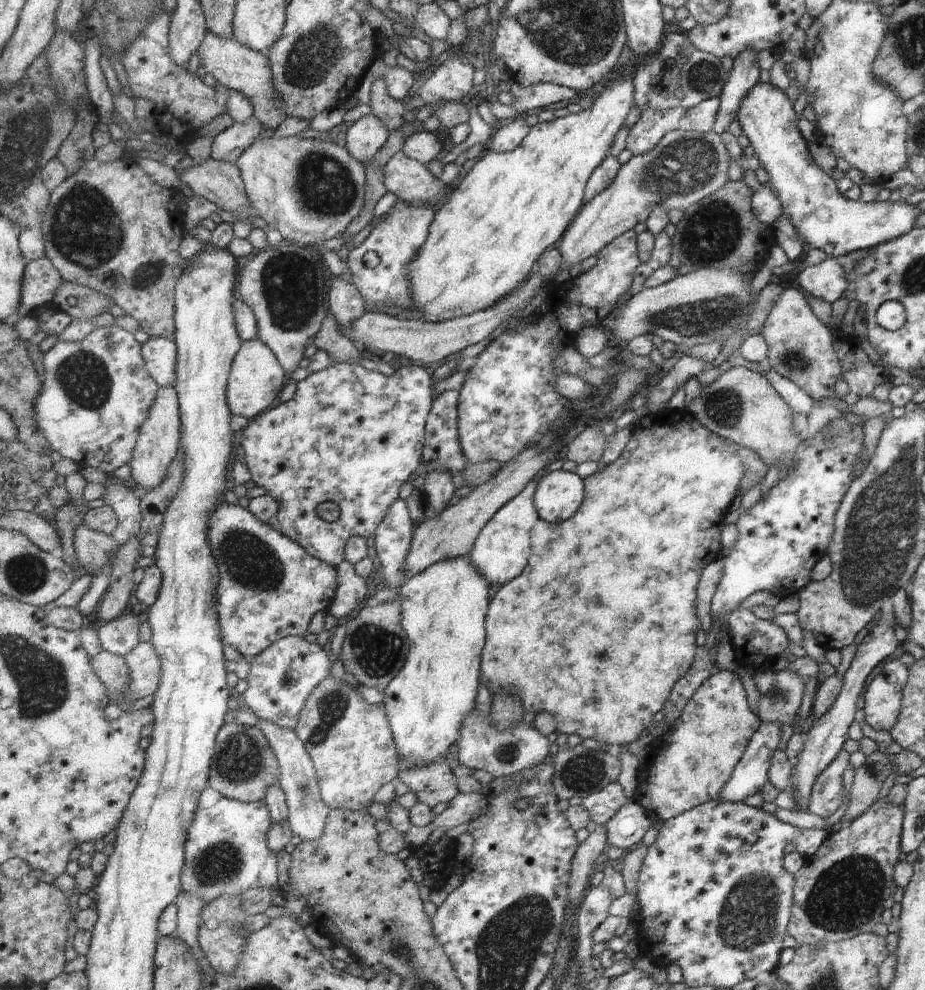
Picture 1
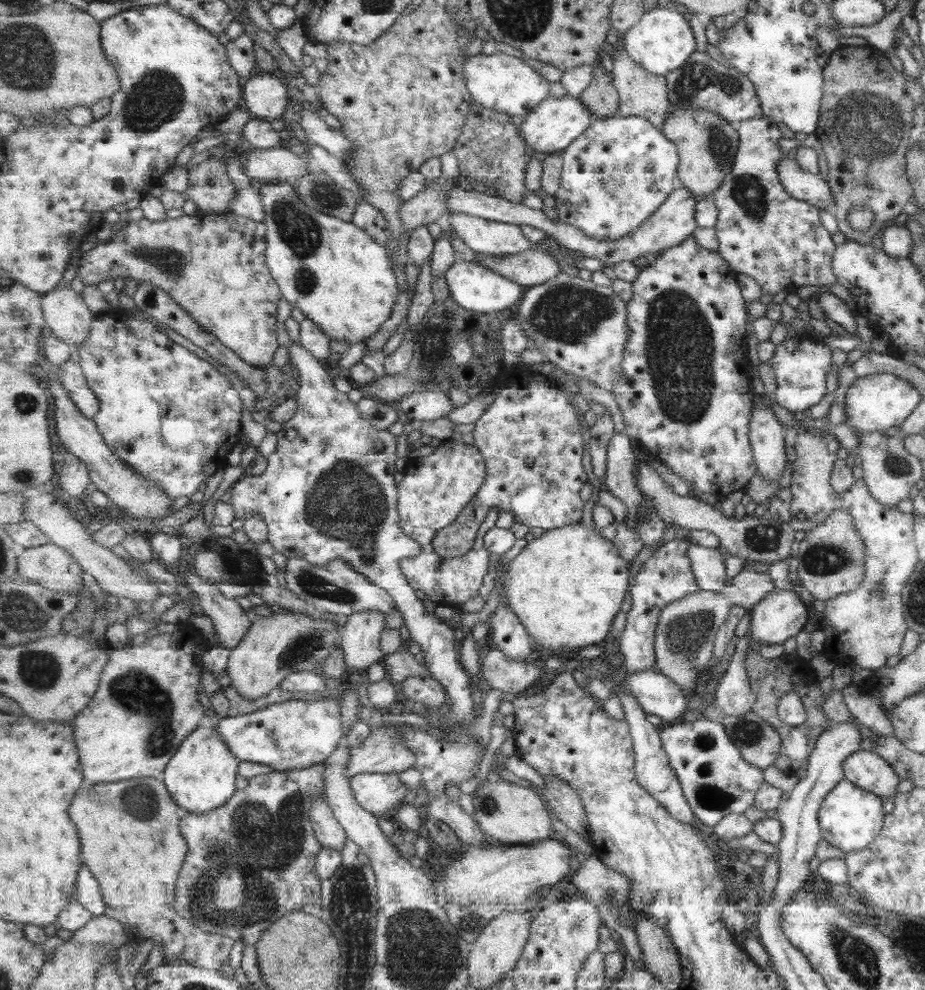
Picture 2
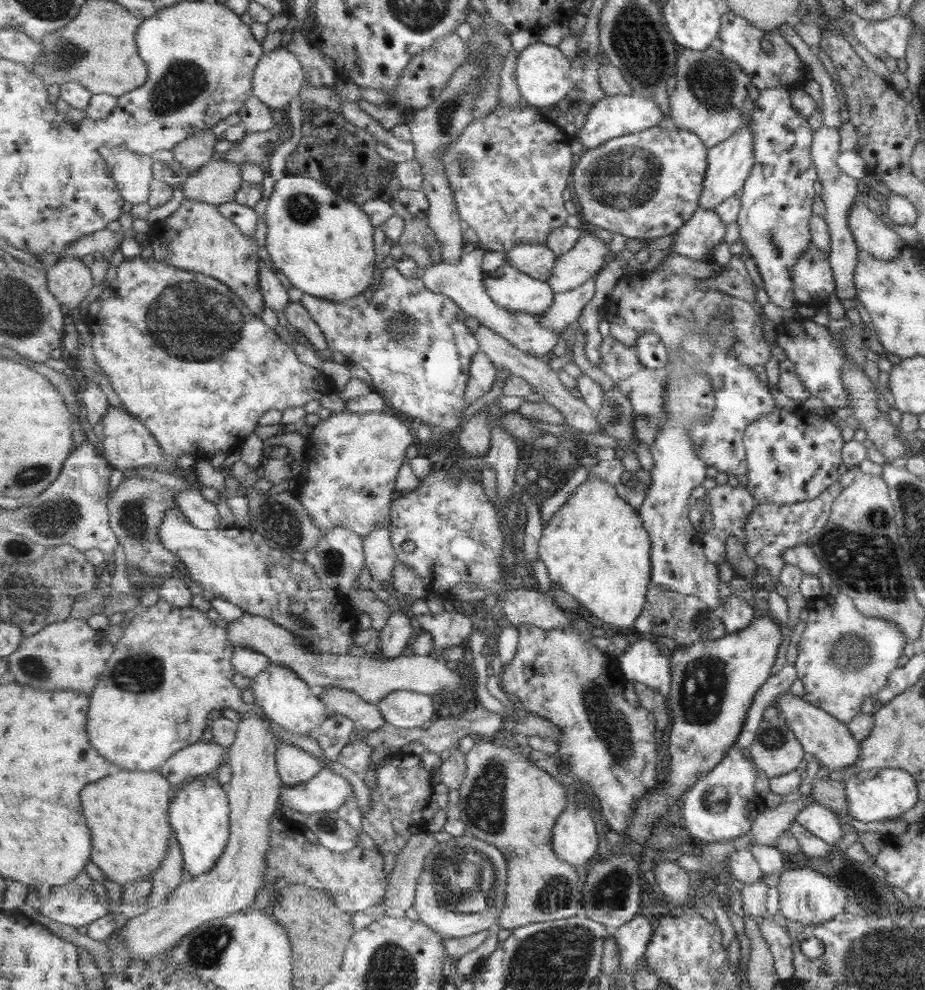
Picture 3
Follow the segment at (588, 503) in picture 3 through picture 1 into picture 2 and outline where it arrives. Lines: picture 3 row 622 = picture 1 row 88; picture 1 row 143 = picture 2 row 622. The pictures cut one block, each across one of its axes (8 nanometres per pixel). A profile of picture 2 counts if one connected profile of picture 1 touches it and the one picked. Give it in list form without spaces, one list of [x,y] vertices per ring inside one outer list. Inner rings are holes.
[[[583,524],[567,525],[543,532],[543,535],[528,541],[522,551],[510,561],[510,569],[506,577],[506,592],[508,593],[508,600],[510,600],[510,608],[514,614],[518,616],[520,622],[527,628],[529,634],[532,636],[534,645],[540,656],[546,660],[553,659],[557,656],[572,653],[581,648],[587,648],[591,645],[603,644],[605,638],[609,636],[609,632],[613,629],[613,618],[619,614],[621,606],[625,602],[625,596],[629,589],[629,570],[631,570],[632,561],[627,561],[617,545],[612,540],[607,540],[603,537],[603,533],[594,526],[583,526]]]

